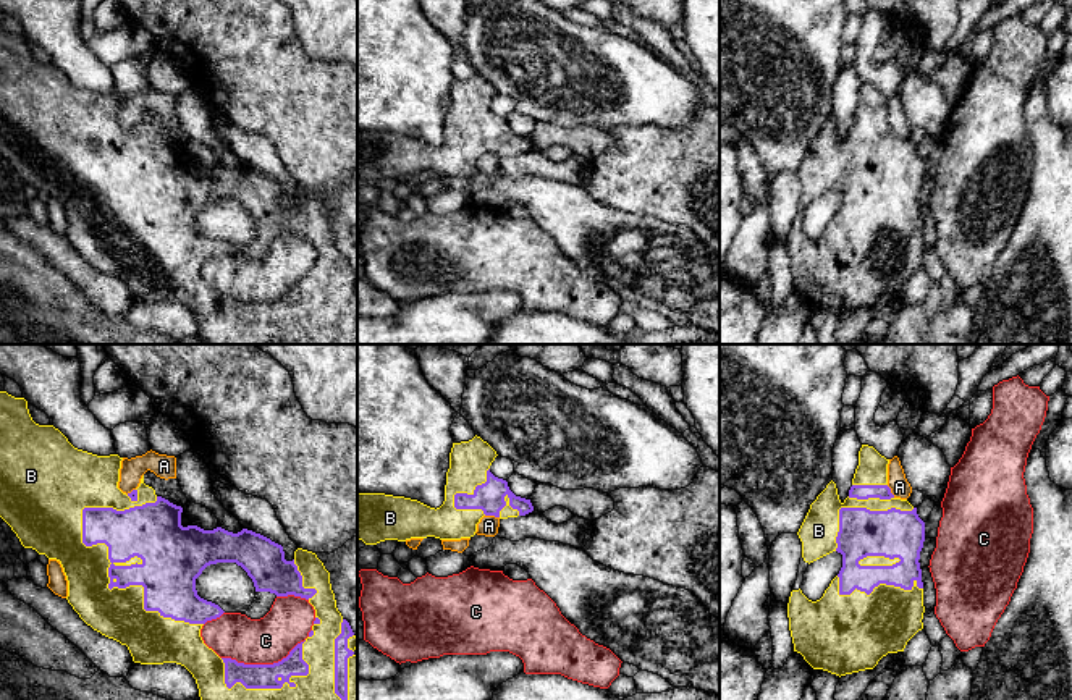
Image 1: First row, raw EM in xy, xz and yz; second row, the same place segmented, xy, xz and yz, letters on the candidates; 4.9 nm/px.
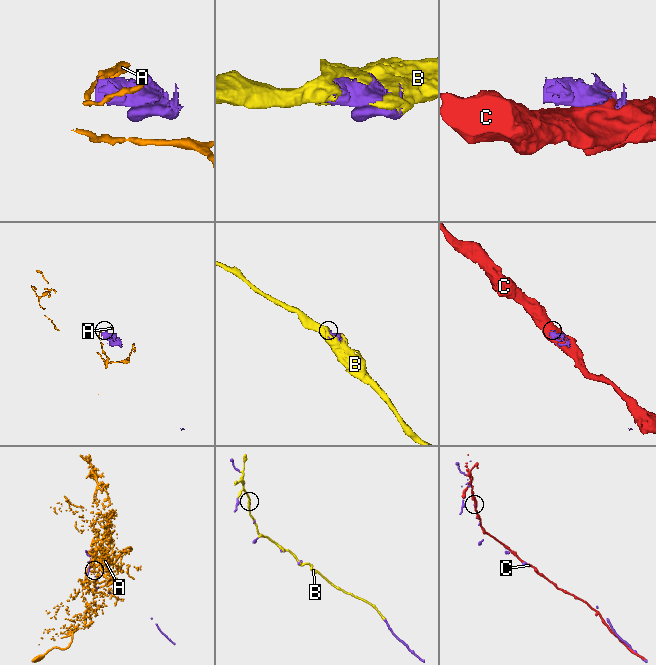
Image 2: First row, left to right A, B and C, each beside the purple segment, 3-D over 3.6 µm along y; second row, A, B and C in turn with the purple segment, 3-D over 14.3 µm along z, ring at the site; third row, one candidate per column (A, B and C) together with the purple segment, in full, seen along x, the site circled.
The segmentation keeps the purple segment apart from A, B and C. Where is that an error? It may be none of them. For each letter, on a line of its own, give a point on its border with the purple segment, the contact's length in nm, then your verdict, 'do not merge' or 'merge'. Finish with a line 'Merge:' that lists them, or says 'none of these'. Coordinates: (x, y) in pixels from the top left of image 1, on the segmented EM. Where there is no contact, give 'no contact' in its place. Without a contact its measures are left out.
A: meets purple in xz at (492, 514); contact 70 nm long; do not merge
B: meets purple in xy at (117, 586); contact 850 nm long; merge
C: meets purple in xy at (262, 665); contact 420 nm long; do not merge
Merge: B

